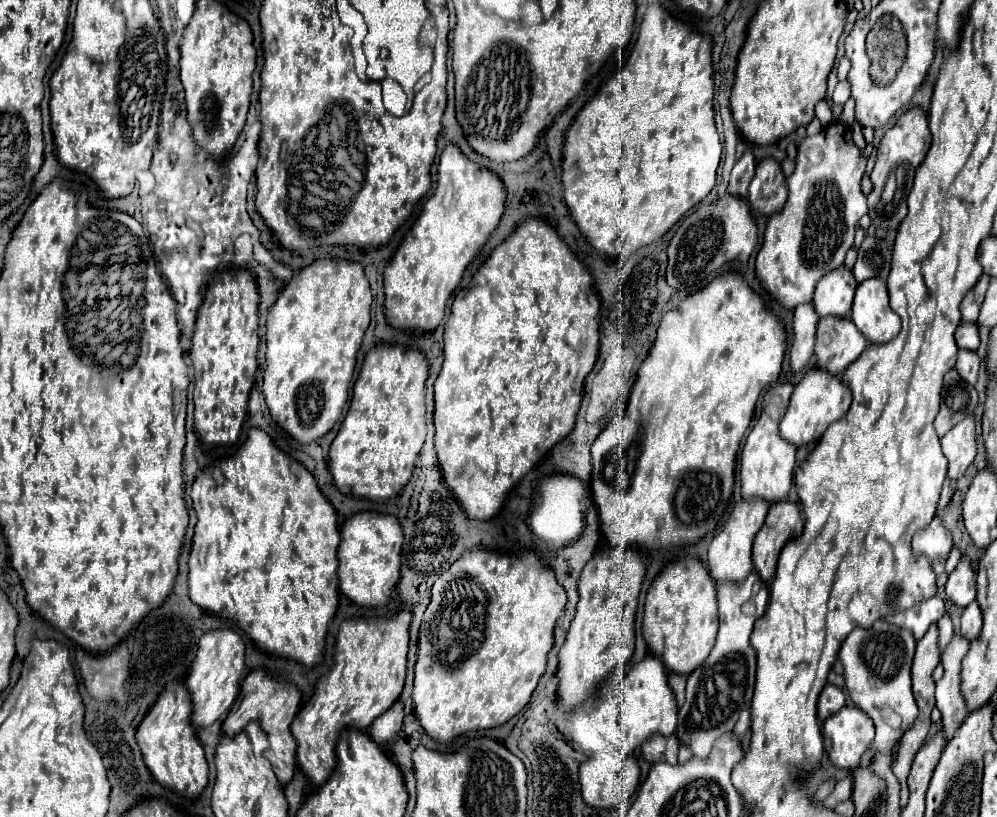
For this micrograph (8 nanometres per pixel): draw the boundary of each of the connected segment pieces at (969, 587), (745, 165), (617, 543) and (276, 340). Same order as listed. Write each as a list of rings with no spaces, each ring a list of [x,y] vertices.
[[[964,554],[948,576],[946,582],[946,596],[960,608],[966,608],[976,598],[976,572],[972,568],[972,560]]]
[[[748,148],[748,150],[742,152],[740,160],[734,164],[734,170],[730,174],[730,182],[728,182],[730,194],[740,196],[740,198],[748,196],[748,184],[754,178],[754,166],[756,166],[756,160],[754,160],[750,148]]]
[[[724,272],[716,276],[708,286],[704,286],[698,292],[692,292],[686,296],[676,310],[668,312],[662,318],[662,324],[656,332],[654,346],[646,360],[642,362],[636,382],[630,391],[628,405],[623,416],[613,417],[606,425],[605,429],[592,444],[592,494],[594,502],[598,506],[598,520],[606,544],[611,548],[639,548],[645,552],[665,551],[676,544],[688,544],[688,542],[698,542],[704,534],[716,528],[718,520],[722,518],[730,496],[732,496],[732,486],[734,486],[734,466],[736,466],[736,452],[740,446],[740,440],[746,432],[746,428],[752,422],[756,400],[762,390],[770,388],[772,384],[778,382],[784,354],[788,348],[786,340],[786,328],[782,320],[772,314],[772,310],[764,304],[764,300],[746,284],[742,274],[736,272]]]
[[[318,258],[302,268],[268,310],[266,322],[266,372],[264,372],[264,398],[270,416],[298,442],[306,444],[322,438],[338,422],[342,408],[348,400],[348,386],[352,382],[356,352],[362,344],[364,332],[370,324],[372,294],[364,270],[358,262],[346,258]]]

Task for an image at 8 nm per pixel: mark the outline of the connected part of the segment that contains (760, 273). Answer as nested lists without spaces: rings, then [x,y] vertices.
[[[830,122],[816,136],[806,136],[798,144],[796,170],[788,178],[788,200],[784,208],[770,216],[762,248],[756,256],[756,276],[762,286],[788,310],[794,310],[802,302],[812,302],[814,288],[822,276],[844,264],[846,250],[854,242],[854,228],[858,220],[868,214],[868,202],[862,194],[860,182],[866,168],[866,160],[852,140],[852,130],[844,122]]]

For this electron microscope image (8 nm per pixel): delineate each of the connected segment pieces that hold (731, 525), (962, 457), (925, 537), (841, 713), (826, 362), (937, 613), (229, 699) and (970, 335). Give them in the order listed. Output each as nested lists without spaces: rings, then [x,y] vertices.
[[[742,498],[738,504],[734,504],[728,520],[724,522],[722,532],[714,536],[708,548],[708,568],[714,580],[744,580],[752,572],[752,558],[750,558],[750,548],[756,532],[762,528],[764,518],[770,510],[770,502],[766,500],[746,500]]]
[[[974,416],[958,422],[942,440],[942,452],[948,458],[948,476],[960,478],[976,458],[976,428]]]
[[[936,514],[932,522],[914,534],[912,538],[912,552],[914,556],[924,556],[930,560],[930,566],[936,574],[944,572],[944,562],[952,548],[952,534],[944,526],[942,518]]]
[[[844,706],[824,720],[822,736],[830,762],[838,768],[852,770],[874,740],[874,724],[860,708]]]
[[[824,316],[818,320],[816,332],[816,360],[818,366],[834,376],[844,370],[864,352],[866,338],[848,318]]]
[[[926,598],[926,600],[920,600],[918,604],[914,604],[912,608],[908,608],[908,610],[894,612],[894,614],[886,616],[884,622],[890,622],[890,626],[902,628],[902,630],[910,630],[914,640],[918,642],[926,634],[928,626],[932,622],[938,622],[944,612],[946,612],[944,600]]]
[[[210,630],[202,636],[198,644],[196,658],[192,662],[190,674],[186,678],[186,686],[192,694],[192,724],[198,726],[212,726],[216,720],[224,720],[238,696],[240,680],[244,678],[244,642],[238,632],[234,630]]]
[[[962,322],[962,324],[956,328],[954,340],[956,340],[958,348],[978,348],[980,336],[978,336],[976,324],[966,324],[966,322]]]

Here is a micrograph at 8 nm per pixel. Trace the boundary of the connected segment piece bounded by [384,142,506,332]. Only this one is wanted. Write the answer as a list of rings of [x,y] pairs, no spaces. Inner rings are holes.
[[[446,144],[438,164],[436,192],[384,270],[384,308],[394,328],[422,332],[438,328],[446,300],[462,280],[466,266],[496,230],[504,210],[506,186],[502,180],[464,156],[456,144]]]

